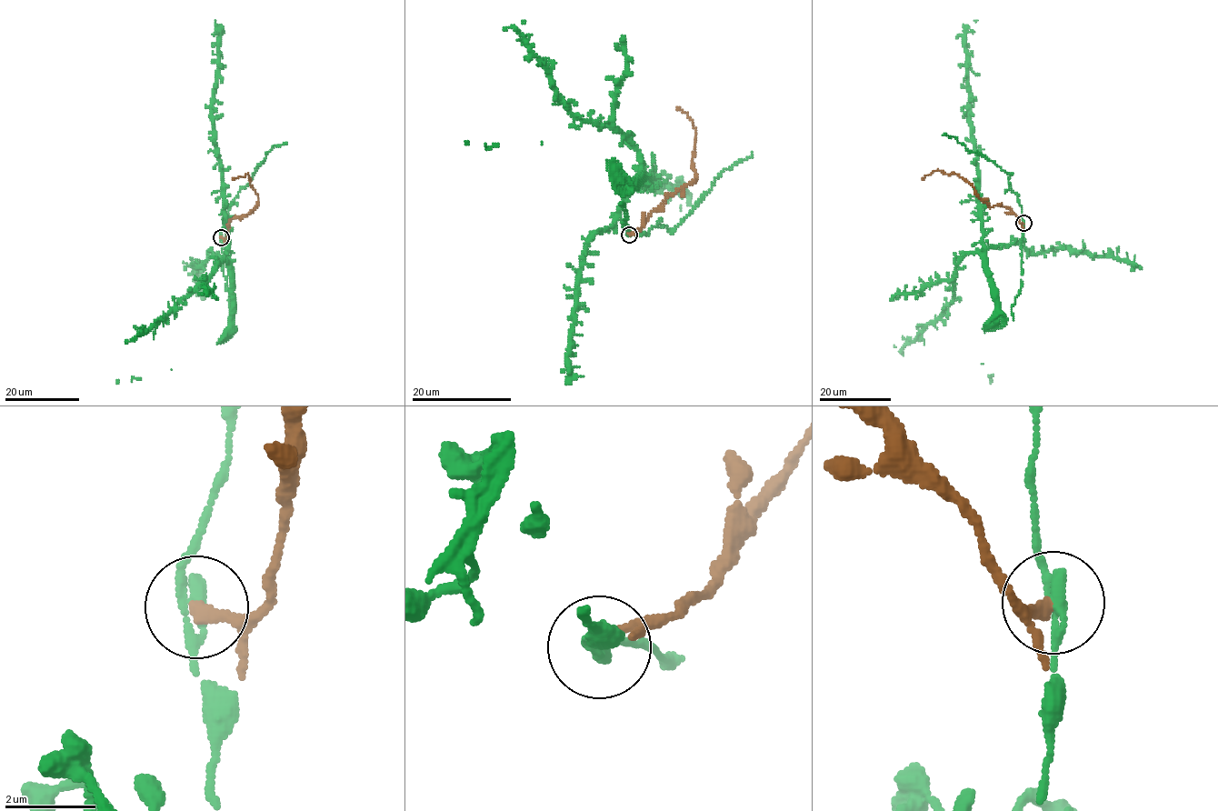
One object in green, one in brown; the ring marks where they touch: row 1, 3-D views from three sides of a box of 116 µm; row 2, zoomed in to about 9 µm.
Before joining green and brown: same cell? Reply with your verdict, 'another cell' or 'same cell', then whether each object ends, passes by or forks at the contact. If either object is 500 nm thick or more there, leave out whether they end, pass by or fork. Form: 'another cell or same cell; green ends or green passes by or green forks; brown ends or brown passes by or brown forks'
another cell; green passes by; brown ends

